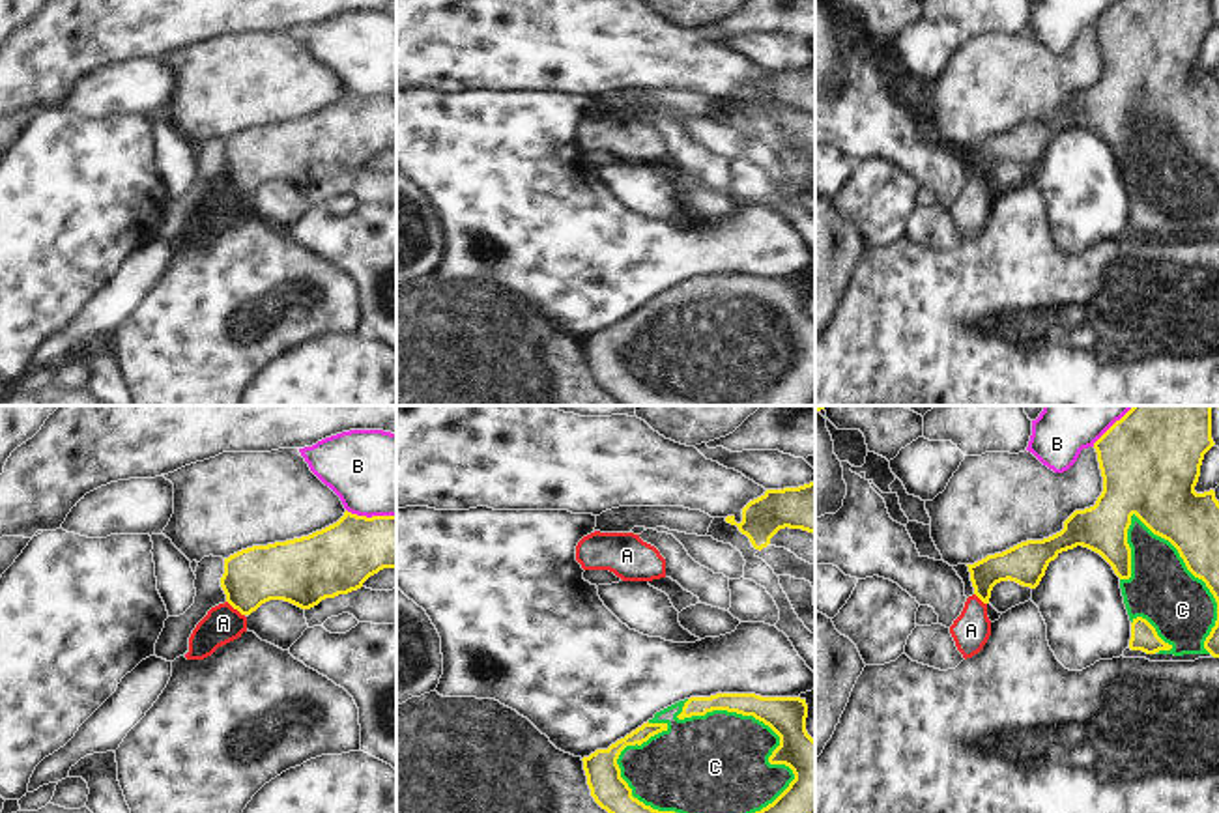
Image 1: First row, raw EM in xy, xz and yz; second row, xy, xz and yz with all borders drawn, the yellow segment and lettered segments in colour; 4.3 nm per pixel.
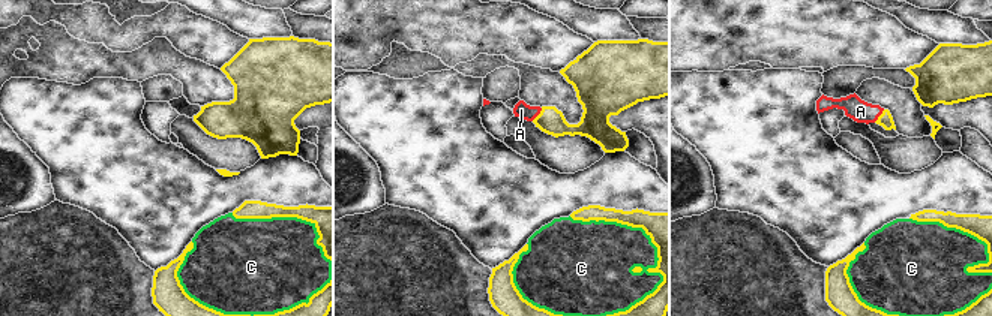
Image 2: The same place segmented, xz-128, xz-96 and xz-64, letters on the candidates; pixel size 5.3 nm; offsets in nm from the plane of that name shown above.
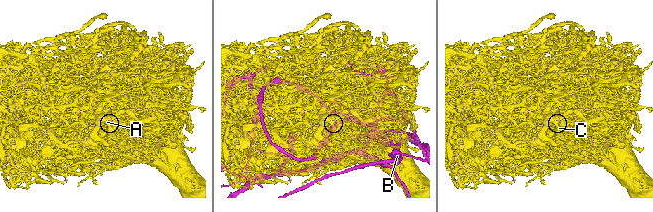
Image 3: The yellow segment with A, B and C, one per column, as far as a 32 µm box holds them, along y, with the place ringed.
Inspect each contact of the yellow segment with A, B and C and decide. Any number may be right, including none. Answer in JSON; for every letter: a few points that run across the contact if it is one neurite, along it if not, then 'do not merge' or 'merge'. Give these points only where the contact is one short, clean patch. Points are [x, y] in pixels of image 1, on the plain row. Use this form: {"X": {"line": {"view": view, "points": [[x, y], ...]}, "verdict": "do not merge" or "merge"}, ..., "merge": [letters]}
{"A": {"line": {"view": "xy", "points": [[281, 152], [270, 156], [236, 189], [223, 204]]}, "verdict": "merge"}, "B": {"verdict": "do not merge"}, "C": {"verdict": "merge"}, "merge": ["A", "C"]}

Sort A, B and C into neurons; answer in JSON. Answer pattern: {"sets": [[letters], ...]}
{"sets": [["A", "C"], ["B"]]}

